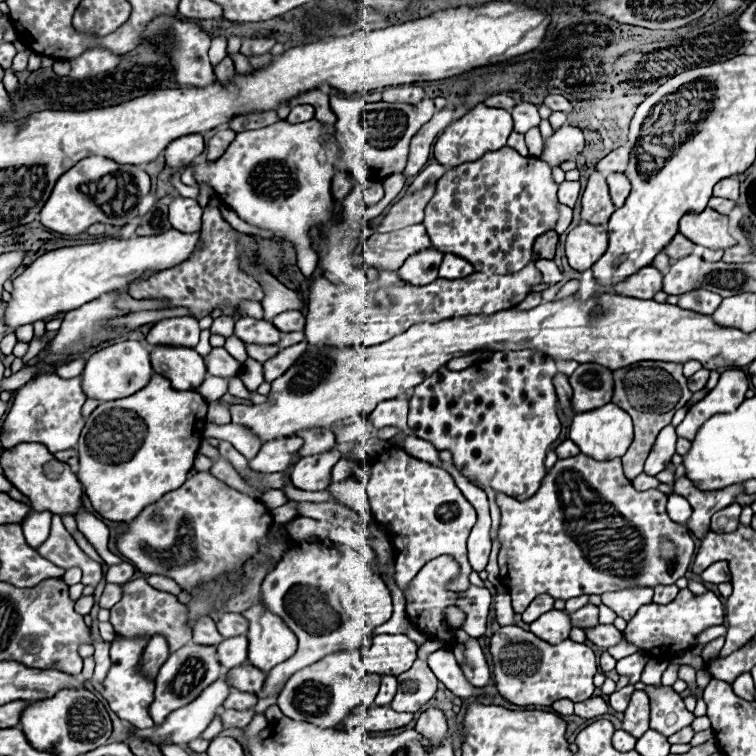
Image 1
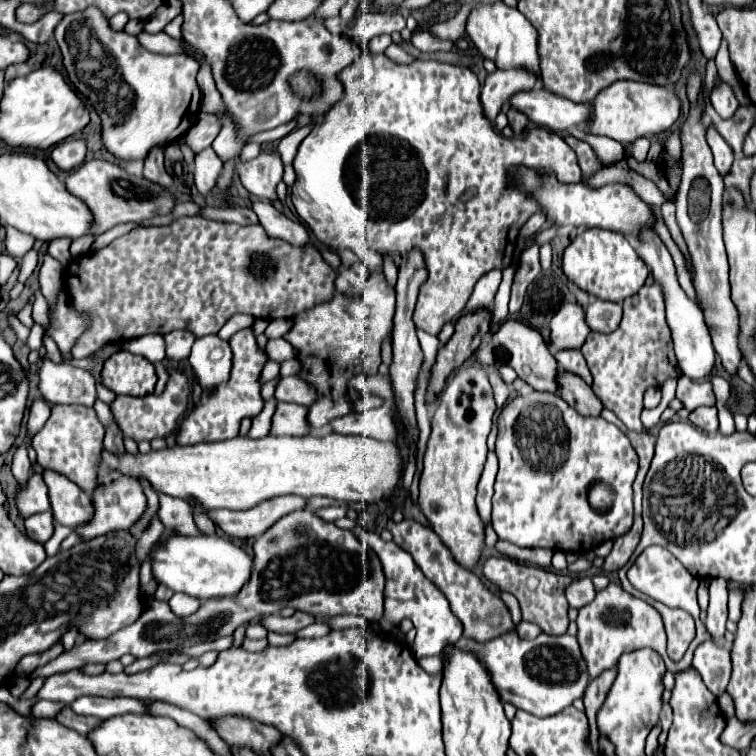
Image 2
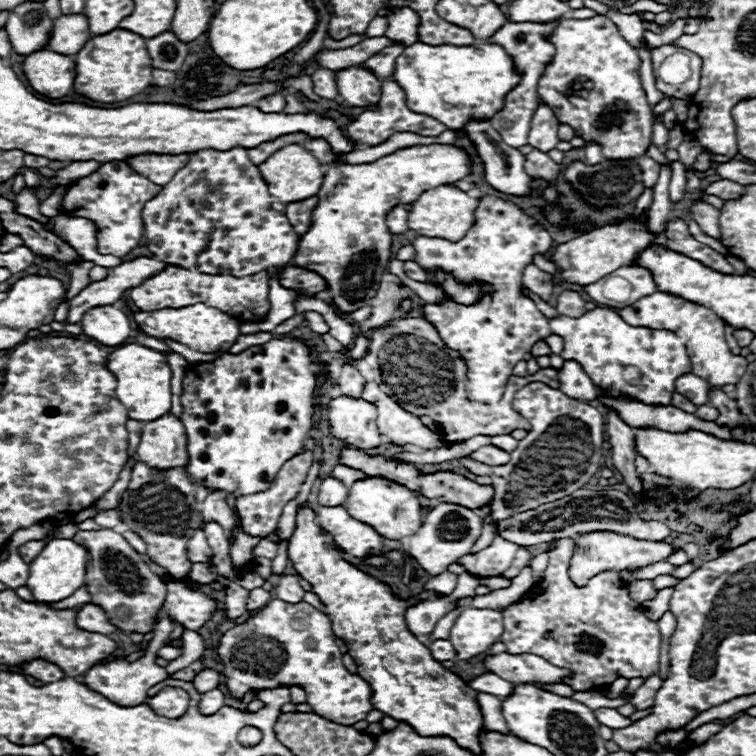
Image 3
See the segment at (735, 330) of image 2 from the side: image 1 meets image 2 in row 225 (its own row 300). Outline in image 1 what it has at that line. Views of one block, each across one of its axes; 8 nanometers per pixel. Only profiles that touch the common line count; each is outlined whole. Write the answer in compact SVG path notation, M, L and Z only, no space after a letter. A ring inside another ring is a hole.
M698 288L698 290L690 290L690 292L684 292L680 294L680 300L678 300L678 306L680 308L688 308L692 312L700 312L700 314L712 314L718 304L720 304L720 294L714 294L710 290L704 290L704 288Z

